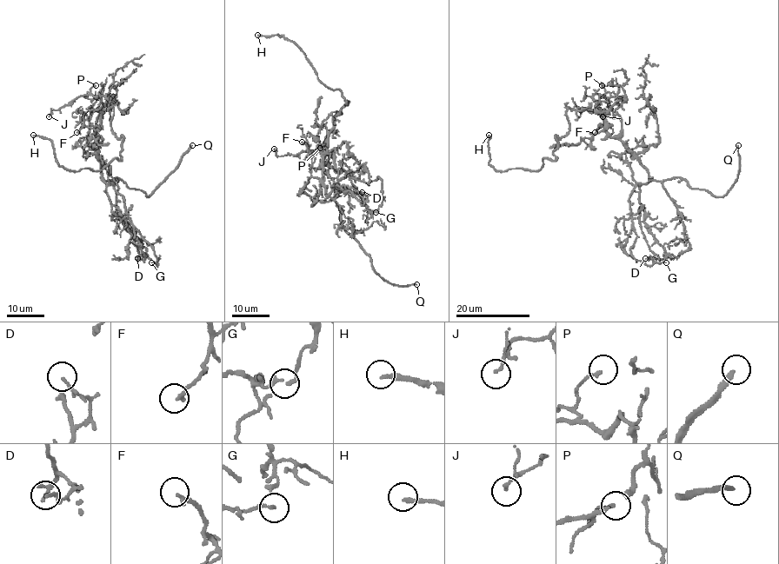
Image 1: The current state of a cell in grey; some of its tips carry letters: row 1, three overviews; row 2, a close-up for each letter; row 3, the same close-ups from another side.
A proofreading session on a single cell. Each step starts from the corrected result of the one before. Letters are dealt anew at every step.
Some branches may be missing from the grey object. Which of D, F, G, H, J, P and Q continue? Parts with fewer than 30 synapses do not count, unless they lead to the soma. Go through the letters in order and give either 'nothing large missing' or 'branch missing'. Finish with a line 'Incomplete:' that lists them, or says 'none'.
D: nothing large missing
F: branch missing
G: nothing large missing
H: branch missing
J: nothing large missing
P: nothing large missing
Q: branch missing
Incomplete: F, H, Q

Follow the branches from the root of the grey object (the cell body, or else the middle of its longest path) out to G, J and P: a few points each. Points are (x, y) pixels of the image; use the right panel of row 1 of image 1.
G: (600, 113), (606, 131), (648, 173), (648, 182), (629, 196), (636, 235), (630, 254), (649, 266), (666, 262)
J: (600, 113), (599, 103), (593, 98), (595, 94), (604, 95), (609, 110), (602, 116)
P: (600, 113), (599, 103), (593, 96), (602, 96), (605, 92), (602, 85)

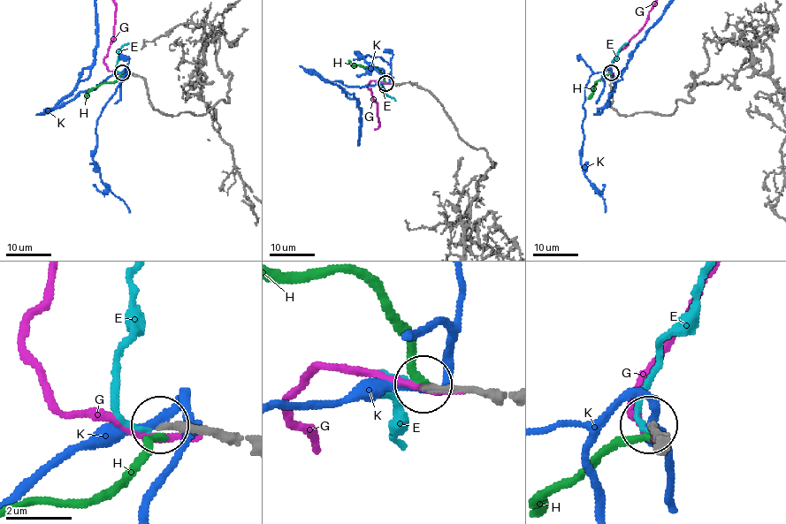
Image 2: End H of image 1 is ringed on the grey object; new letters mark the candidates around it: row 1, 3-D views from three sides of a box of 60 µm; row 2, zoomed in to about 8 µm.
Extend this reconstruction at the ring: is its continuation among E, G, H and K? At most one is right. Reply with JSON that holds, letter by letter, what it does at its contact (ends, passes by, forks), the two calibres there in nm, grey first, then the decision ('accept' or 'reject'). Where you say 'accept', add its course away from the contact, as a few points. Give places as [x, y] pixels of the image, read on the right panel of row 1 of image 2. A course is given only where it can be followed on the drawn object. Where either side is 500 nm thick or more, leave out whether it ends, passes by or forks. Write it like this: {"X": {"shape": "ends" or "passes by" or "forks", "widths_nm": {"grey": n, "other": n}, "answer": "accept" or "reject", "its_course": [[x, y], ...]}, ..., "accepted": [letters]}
{"E": {"shape": "ends", "widths_nm": {"grey": 190, "other": 150}, "answer": "reject"}, "G": {"shape": "ends", "widths_nm": {"grey": 280, "other": 240}, "answer": "reject"}, "H": {"shape": "ends", "widths_nm": {"grey": 200, "other": 260}, "answer": "reject"}, "K": {"shape": "passes by", "widths_nm": {"grey": 240, "other": 240}, "answer": "reject"}, "accepted": []}

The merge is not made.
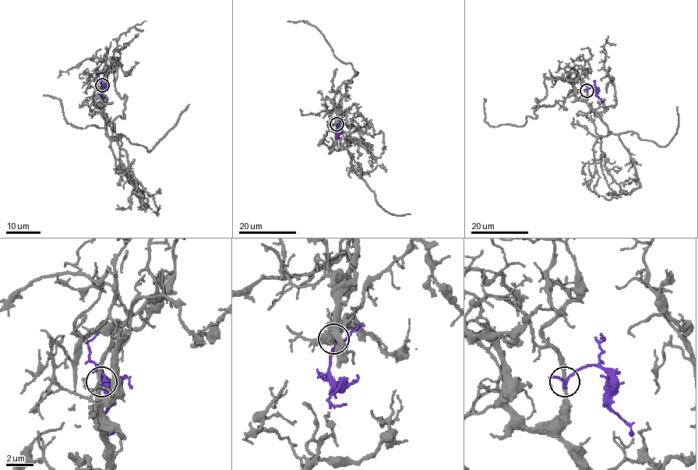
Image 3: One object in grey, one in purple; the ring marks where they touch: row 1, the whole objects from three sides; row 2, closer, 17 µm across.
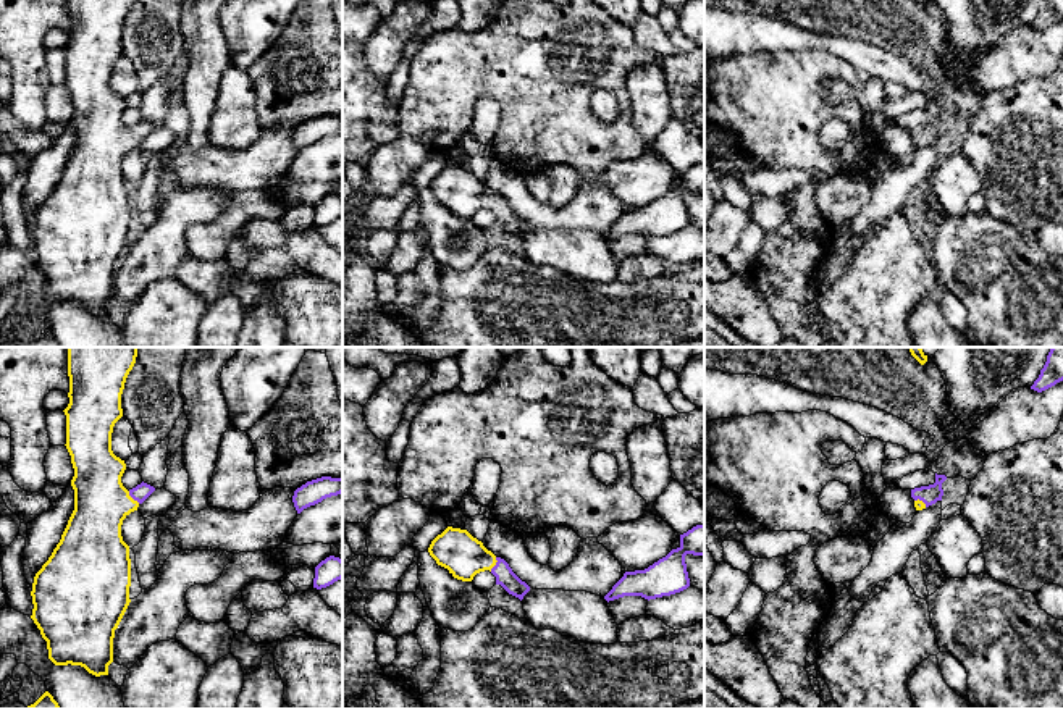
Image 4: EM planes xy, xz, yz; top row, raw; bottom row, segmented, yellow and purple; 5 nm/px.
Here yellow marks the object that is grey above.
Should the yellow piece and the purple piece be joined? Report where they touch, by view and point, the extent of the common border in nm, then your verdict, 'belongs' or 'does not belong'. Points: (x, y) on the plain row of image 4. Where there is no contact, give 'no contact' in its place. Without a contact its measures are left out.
contact xy (131, 136); length 90 nm; belongs

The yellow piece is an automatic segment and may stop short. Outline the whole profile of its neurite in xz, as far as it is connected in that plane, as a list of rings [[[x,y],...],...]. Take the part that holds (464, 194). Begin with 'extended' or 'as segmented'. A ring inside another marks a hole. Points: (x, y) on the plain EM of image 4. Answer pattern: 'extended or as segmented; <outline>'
extended; [[[447,165],[431,179],[428,191],[457,218],[472,220],[477,212],[489,208],[496,215],[496,223],[520,239],[530,229],[504,197],[496,195],[467,168]]]

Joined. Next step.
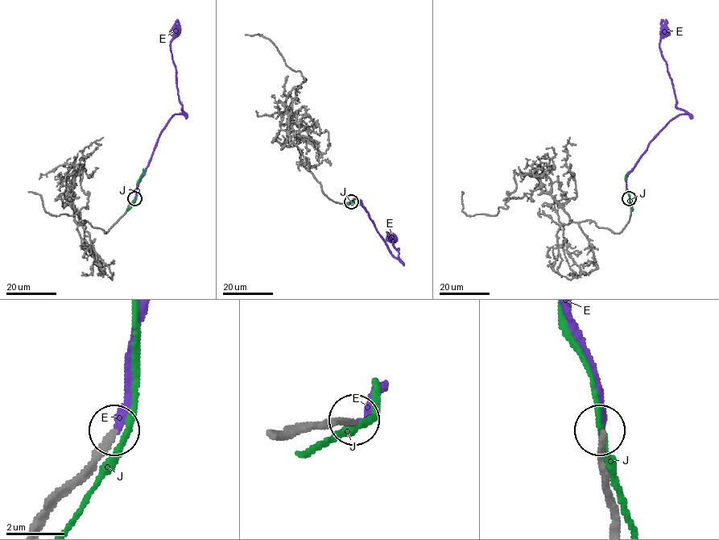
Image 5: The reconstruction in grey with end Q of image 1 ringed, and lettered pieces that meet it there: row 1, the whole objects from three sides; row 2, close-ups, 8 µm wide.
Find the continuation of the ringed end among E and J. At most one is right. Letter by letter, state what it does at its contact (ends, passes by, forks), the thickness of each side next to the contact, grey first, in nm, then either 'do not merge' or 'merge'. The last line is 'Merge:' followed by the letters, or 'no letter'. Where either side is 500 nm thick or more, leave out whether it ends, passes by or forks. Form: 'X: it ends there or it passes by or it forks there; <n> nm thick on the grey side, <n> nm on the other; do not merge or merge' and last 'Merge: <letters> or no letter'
E: it ends there; 240 nm thick on the grey side, 240 nm on the other; merge
J: it passes by; 260 nm thick on the grey side, 240 nm on the other; do not merge
Merge: E

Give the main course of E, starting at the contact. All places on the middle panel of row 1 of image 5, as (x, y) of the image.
E: (352, 202), (357, 198), (361, 201), (378, 233), (399, 260), (398, 248), (386, 232), (391, 237)

